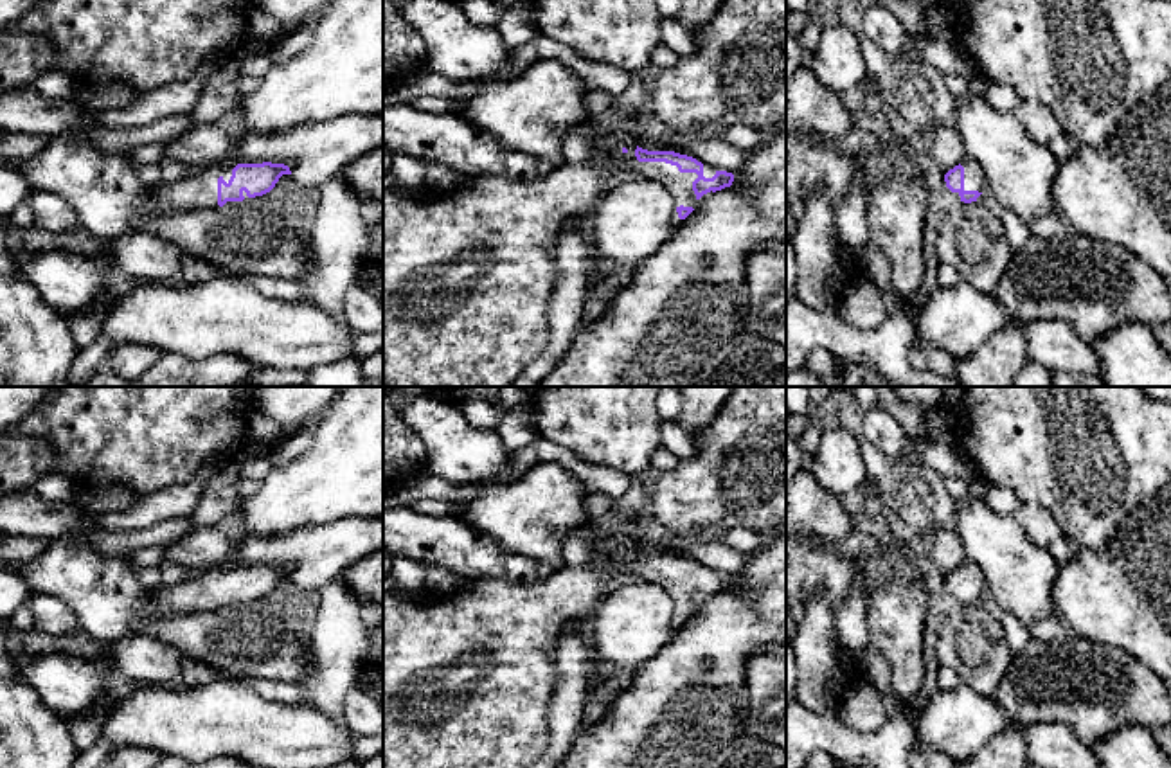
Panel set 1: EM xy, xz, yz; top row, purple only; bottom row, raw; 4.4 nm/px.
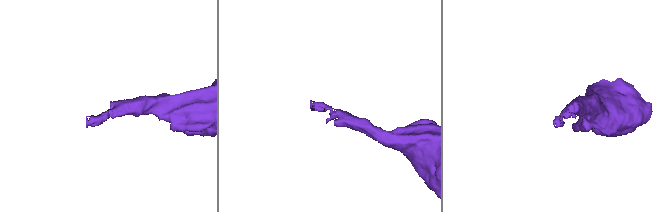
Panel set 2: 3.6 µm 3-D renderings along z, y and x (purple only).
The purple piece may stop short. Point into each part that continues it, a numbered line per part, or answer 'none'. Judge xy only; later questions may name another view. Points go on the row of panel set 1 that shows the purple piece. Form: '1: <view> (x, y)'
1: xy (198, 189)

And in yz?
1: yz (974, 177)

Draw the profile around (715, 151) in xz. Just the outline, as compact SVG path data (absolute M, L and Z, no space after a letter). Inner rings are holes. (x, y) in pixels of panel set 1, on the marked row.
M640 137L637 144L648 151L675 151L687 155L702 162L703 165L714 167L718 171L736 173L745 165L748 151L737 149L723 137L709 137L702 140L693 140L687 144L676 144L671 138L662 137Z

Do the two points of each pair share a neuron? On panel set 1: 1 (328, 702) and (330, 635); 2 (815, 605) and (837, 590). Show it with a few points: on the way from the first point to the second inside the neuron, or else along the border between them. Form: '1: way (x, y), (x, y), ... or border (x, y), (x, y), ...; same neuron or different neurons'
1: way (328, 686), (330, 651); same neuron
2: border (804, 603), (819, 590), (824, 590), (835, 612); different neurons

